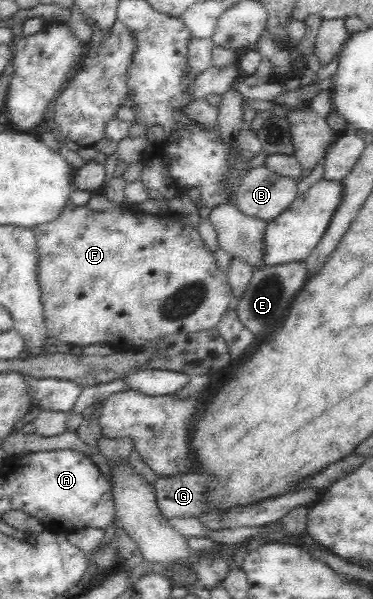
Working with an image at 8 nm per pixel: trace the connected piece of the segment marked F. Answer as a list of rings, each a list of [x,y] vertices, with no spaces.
[[[71,203],[66,205],[61,217],[56,222],[46,223],[34,227],[36,244],[38,244],[38,283],[40,284],[40,298],[44,310],[44,319],[48,336],[57,337],[63,344],[86,347],[104,343],[109,345],[114,352],[131,351],[150,341],[164,339],[168,335],[190,335],[215,329],[222,319],[222,315],[233,305],[232,288],[229,285],[227,272],[224,272],[216,262],[215,251],[210,250],[199,234],[198,227],[187,226],[188,230],[179,228],[178,219],[162,217],[160,215],[144,215],[144,213],[130,213],[128,209],[120,210],[117,207],[107,209],[105,212],[90,210],[86,206],[75,206]]]

